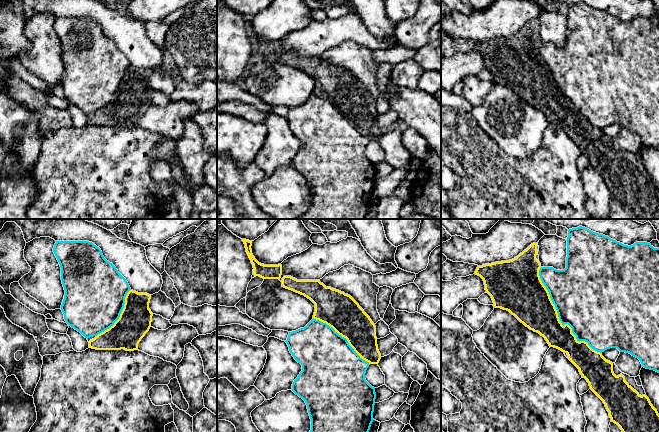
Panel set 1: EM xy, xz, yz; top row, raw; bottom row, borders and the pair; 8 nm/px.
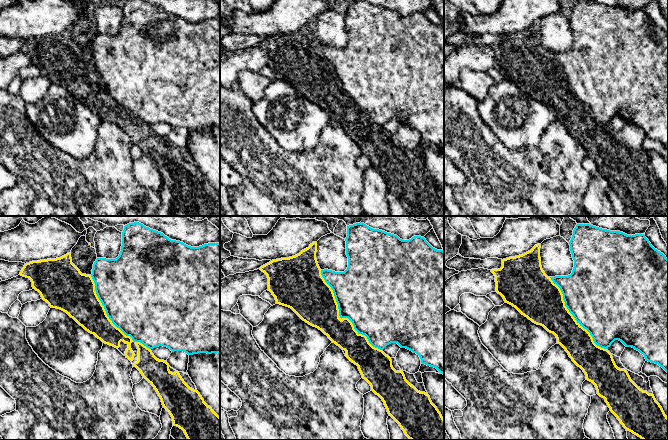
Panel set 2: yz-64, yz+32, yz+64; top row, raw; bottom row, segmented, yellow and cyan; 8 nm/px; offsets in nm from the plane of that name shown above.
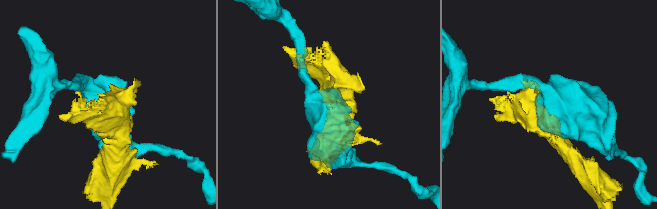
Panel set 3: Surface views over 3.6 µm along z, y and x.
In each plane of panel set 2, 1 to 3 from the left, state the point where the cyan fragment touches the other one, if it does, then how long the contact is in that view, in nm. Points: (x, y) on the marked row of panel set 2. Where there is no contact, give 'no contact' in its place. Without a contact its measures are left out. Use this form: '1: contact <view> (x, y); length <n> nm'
1: contact yz-64 (104, 309); length 650 nm
2: contact yz+32 (333, 294); length 420 nm
3: contact yz+64 (572, 316); length 750 nm

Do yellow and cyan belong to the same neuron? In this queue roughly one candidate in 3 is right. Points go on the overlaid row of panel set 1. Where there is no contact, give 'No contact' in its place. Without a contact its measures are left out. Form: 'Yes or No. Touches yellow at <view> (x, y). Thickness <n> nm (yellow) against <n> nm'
Yes. Touches yellow at yz (558, 318). Thickness 320 nm (yellow) against 460 nm

